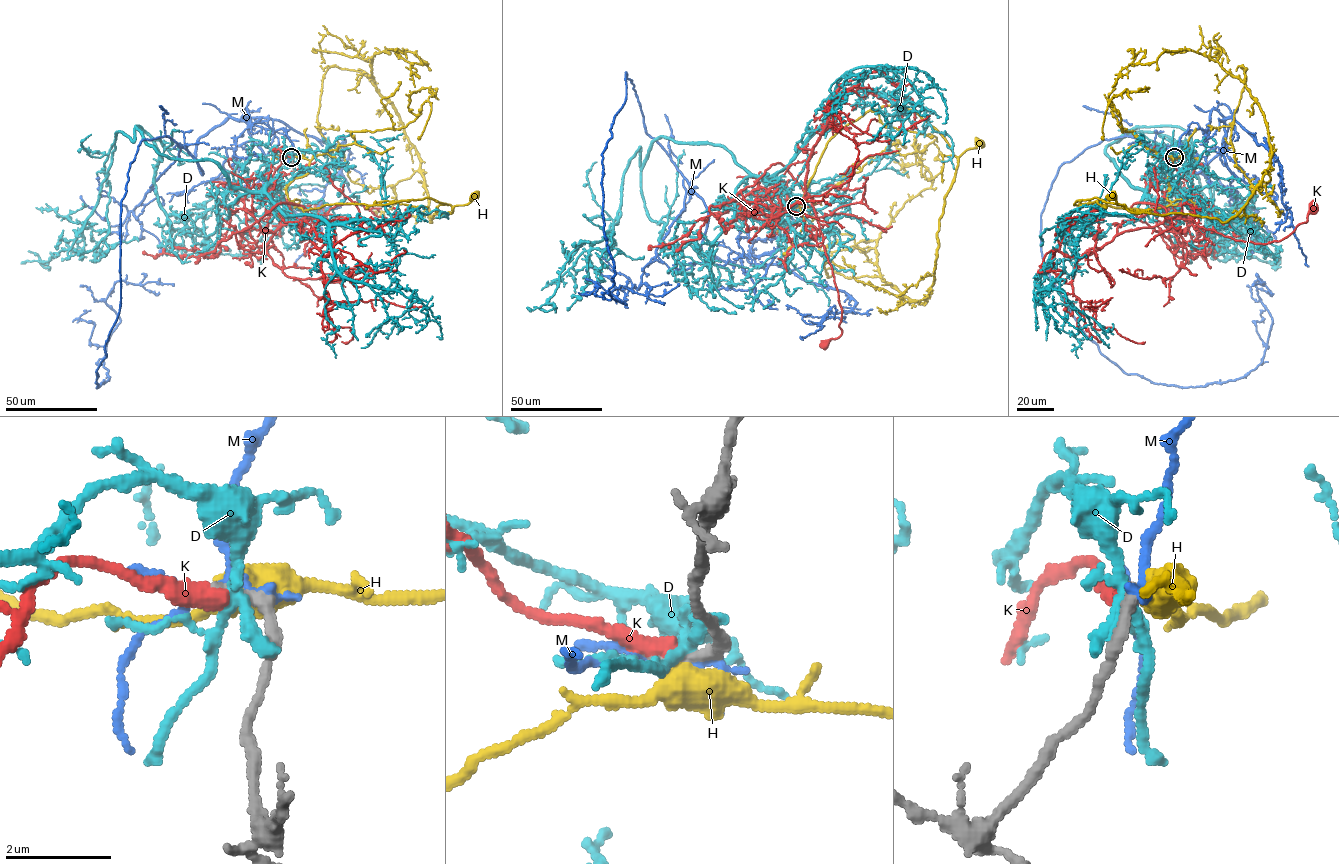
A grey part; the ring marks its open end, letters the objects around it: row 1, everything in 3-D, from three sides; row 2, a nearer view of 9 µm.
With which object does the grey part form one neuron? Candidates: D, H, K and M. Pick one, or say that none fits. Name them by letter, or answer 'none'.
K

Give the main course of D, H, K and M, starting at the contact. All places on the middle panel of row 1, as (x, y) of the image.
D: (797, 206), (722, 146), (656, 139), (624, 172), (618, 222), (570, 255), (553, 308), (533, 307)
H: (797, 206), (815, 204), (792, 200), (803, 201), (826, 143), (871, 109), (914, 110), (958, 157), (981, 142)
K: (796, 206), (783, 199), (770, 209), (786, 208), (805, 197), (812, 200), (841, 311), (841, 334), (823, 344)
M: (798, 206), (732, 264), (702, 253), (707, 207), (625, 72), (602, 153), (609, 294), (679, 283)

